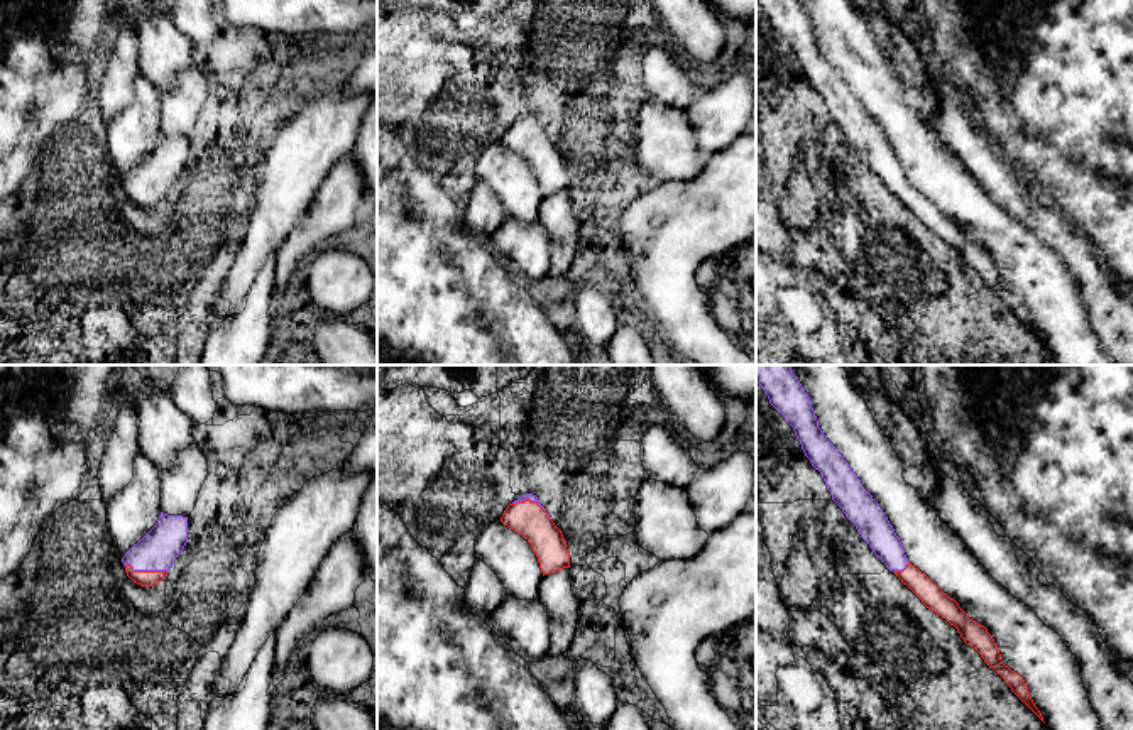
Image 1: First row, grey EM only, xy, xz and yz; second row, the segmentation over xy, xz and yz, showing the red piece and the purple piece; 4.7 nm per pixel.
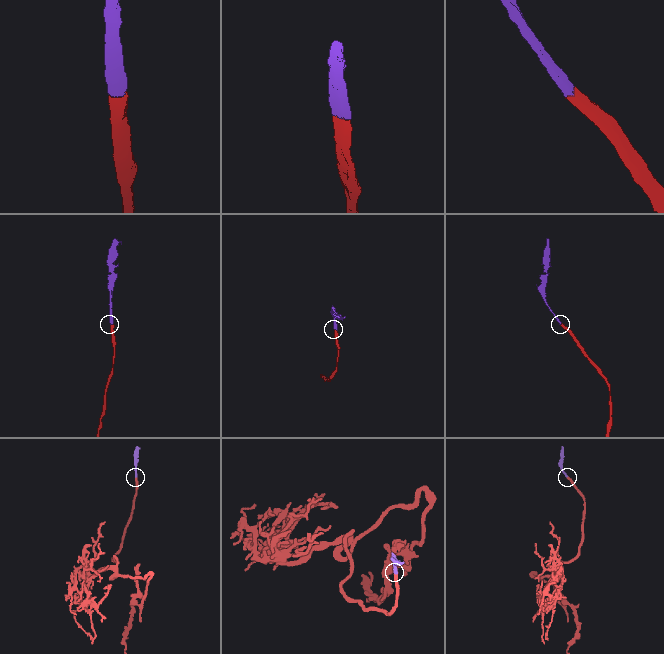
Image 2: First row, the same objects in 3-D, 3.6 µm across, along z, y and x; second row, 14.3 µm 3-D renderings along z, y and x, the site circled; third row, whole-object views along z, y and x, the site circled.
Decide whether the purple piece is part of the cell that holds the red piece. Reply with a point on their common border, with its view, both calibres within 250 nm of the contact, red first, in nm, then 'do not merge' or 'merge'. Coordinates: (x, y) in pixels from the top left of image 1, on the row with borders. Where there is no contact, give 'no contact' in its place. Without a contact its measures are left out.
xy (146, 572) | 80/190 nm | merge

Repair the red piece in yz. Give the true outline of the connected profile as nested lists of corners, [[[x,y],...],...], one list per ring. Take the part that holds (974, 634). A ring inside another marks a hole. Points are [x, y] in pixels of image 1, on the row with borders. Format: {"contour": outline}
{"contour": [[[756,365],[756,382],[769,404],[793,428],[805,456],[820,471],[832,500],[856,526],[873,553],[906,585],[922,603],[957,629],[967,646],[976,649],[1011,691],[1043,722],[1025,679],[1003,664],[999,647],[988,629],[969,618],[959,603],[944,593],[925,573],[915,568],[879,504],[818,428],[812,400],[790,365]]]}

